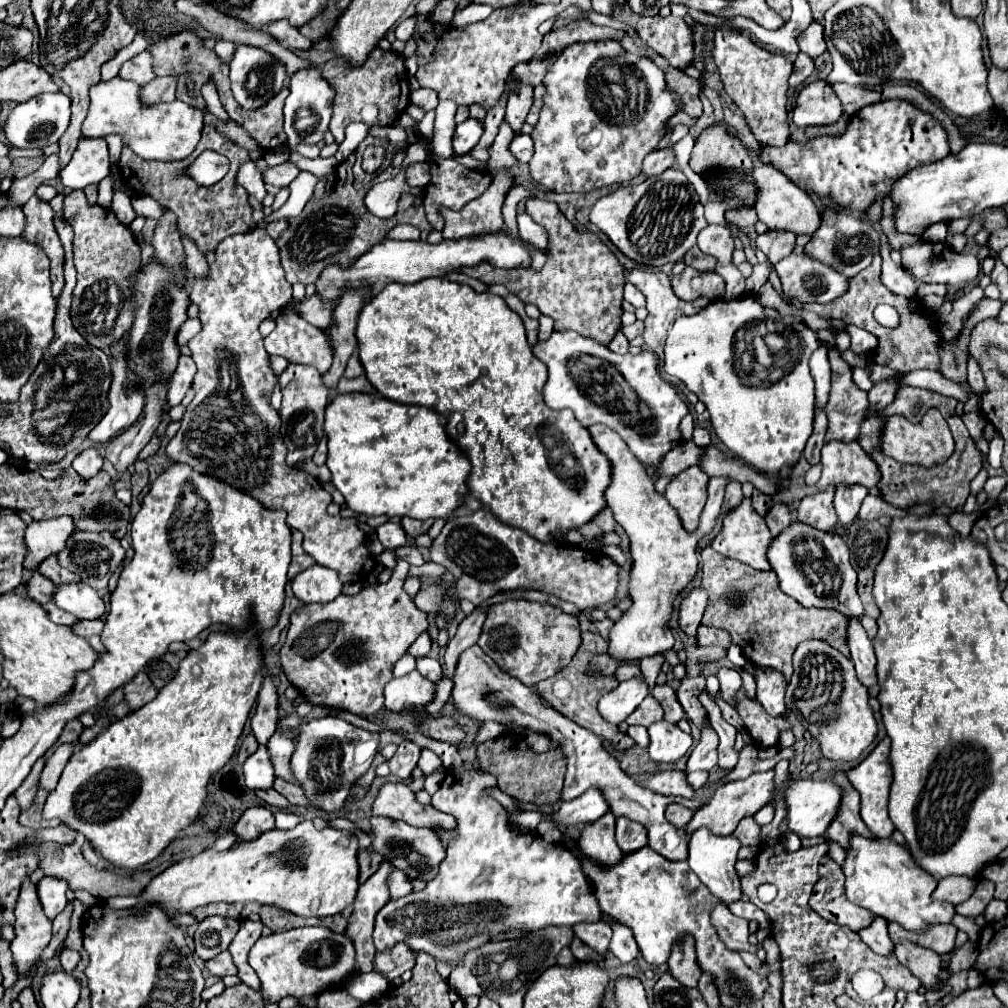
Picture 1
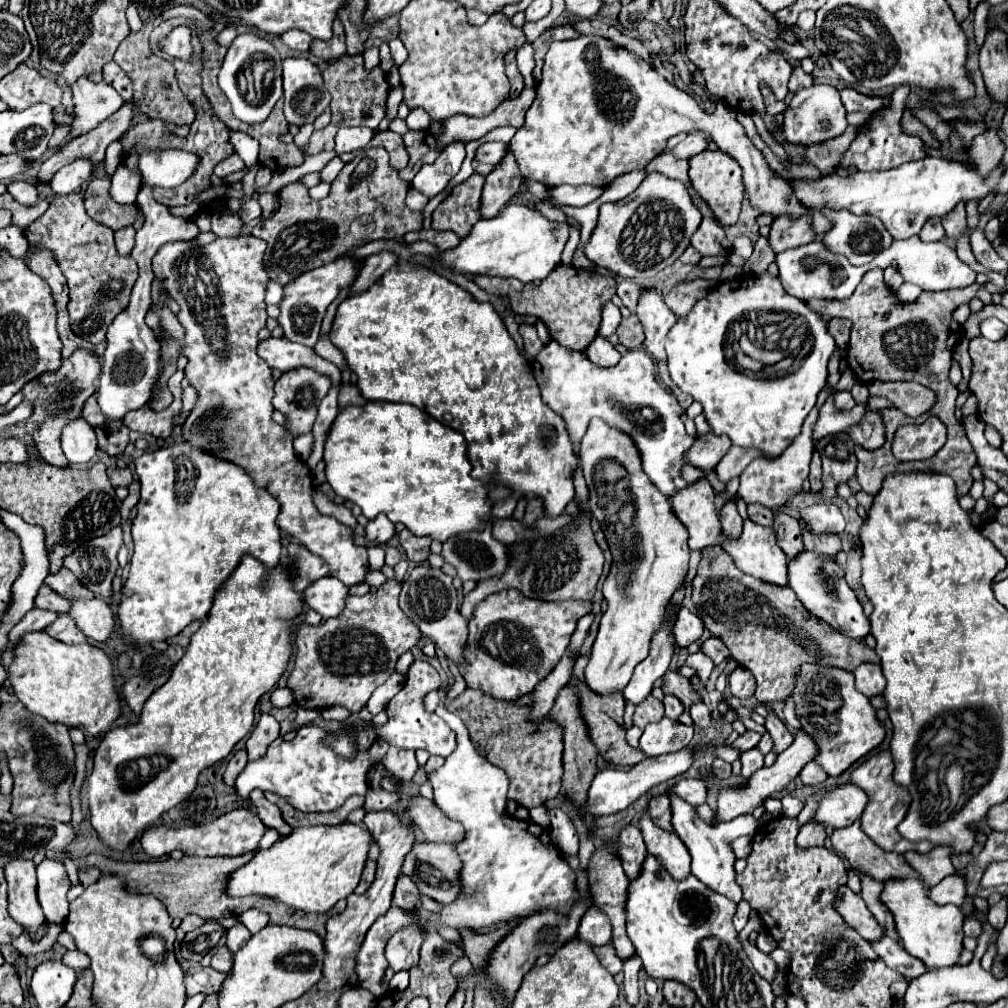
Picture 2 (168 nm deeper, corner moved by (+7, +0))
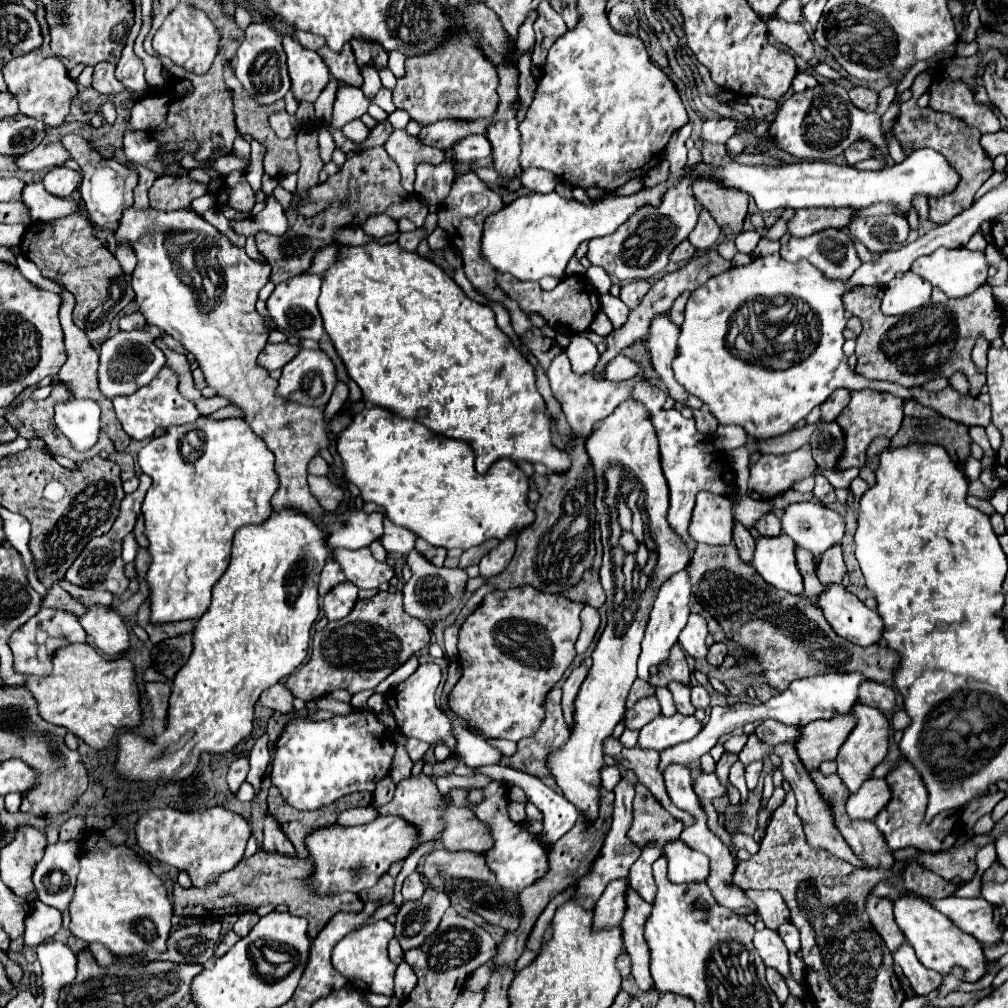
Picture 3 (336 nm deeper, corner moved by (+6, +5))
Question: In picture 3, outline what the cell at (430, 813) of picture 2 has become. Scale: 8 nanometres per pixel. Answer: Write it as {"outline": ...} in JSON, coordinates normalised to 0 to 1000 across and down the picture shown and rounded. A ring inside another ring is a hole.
{"outline":[[[445,796],[443,802],[439,804],[439,815],[441,821],[438,825],[438,835],[443,843],[447,845],[465,843],[479,847],[483,845],[483,841],[489,841],[487,825],[483,825],[483,821],[475,817],[473,810],[467,804],[455,802]]]}

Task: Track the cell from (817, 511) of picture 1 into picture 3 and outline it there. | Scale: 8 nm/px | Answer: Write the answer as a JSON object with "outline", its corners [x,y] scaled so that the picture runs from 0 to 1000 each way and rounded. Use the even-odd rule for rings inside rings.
{"outline":[[[826,542],[816,552],[811,554],[811,571],[816,581],[834,579],[838,569],[840,569],[840,563],[834,552],[834,542]]]}

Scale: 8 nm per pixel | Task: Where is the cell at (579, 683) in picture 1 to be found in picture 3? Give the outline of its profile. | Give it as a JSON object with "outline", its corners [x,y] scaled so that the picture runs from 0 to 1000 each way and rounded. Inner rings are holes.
{"outline":[[[602,732],[598,742],[600,742],[600,748],[606,750],[612,758],[628,764],[630,770],[634,772],[634,776],[646,784],[646,788],[658,798],[660,804],[664,804],[668,810],[672,810],[678,817],[686,817],[686,810],[682,810],[682,806],[670,802],[670,798],[666,798],[666,792],[662,790],[658,768],[654,766],[654,746],[638,744],[632,740],[618,742],[616,736],[610,732]]]}

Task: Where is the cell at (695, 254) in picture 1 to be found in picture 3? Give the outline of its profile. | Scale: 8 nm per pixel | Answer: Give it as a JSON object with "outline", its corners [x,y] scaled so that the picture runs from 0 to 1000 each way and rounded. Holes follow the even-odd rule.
{"outline":[[[678,238],[678,240],[666,250],[666,260],[684,258],[684,256],[688,256],[688,252],[689,252],[689,246],[686,244],[686,240],[684,240],[684,238]]]}

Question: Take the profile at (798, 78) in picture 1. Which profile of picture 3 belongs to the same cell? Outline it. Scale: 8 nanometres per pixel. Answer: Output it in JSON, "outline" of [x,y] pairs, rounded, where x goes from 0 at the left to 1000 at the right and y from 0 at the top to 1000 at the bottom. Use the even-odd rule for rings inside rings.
{"outline":[[[793,71],[789,75],[789,79],[787,79],[787,89],[789,91],[797,91],[797,89],[809,87],[809,85],[811,85],[811,79],[805,73],[801,73],[801,71]]]}

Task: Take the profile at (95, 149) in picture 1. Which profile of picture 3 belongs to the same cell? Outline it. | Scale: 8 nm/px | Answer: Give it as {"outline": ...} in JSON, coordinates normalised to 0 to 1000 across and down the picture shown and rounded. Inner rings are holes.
{"outline":[[[53,167],[45,173],[43,185],[49,192],[53,192],[57,196],[66,196],[78,185],[78,177],[80,177],[80,173],[70,167]]]}

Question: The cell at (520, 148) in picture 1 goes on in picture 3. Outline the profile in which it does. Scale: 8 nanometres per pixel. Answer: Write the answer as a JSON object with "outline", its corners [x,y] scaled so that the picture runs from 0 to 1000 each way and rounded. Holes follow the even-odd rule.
{"outline":[[[461,135],[459,139],[447,145],[445,157],[457,163],[457,161],[471,161],[485,153],[487,153],[487,143],[481,135]]]}

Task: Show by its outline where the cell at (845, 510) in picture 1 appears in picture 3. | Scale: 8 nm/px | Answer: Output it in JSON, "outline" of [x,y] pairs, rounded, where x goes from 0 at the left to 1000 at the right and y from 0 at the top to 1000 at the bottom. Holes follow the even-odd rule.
{"outline":[[[811,496],[783,500],[775,520],[789,542],[803,546],[807,552],[814,552],[824,542],[834,540],[838,526],[836,514]]]}

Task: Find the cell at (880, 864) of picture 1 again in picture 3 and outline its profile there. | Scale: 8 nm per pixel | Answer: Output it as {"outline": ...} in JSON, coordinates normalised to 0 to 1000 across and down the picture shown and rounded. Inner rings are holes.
{"outline":[[[900,887],[900,889],[892,891],[888,895],[888,913],[890,913],[892,921],[896,923],[898,931],[902,933],[902,937],[908,940],[910,950],[918,960],[928,962],[932,966],[939,966],[945,960],[953,960],[955,972],[963,974],[963,976],[971,974],[979,966],[979,950],[975,946],[975,938],[961,927],[953,925],[939,909],[930,905],[916,891],[912,891],[908,887]]]}

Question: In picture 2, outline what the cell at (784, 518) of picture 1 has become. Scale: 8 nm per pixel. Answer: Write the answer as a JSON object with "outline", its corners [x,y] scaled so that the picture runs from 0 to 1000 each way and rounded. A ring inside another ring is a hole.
{"outline":[[[770,507],[768,511],[768,529],[770,529],[770,537],[772,543],[786,555],[790,553],[798,541],[796,541],[796,529],[794,529],[794,519],[792,515],[780,511],[778,507]]]}

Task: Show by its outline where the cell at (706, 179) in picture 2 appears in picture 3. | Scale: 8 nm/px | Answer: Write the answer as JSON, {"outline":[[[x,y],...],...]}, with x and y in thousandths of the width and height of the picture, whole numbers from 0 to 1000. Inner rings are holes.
{"outline":[[[689,179],[688,194],[707,214],[717,232],[731,234],[737,228],[743,202],[741,192],[717,187],[707,179]]]}

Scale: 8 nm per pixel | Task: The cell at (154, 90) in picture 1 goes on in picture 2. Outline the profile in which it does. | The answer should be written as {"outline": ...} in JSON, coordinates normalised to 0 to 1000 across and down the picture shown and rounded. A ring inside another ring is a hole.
{"outline":[[[125,100],[111,116],[107,116],[105,120],[101,120],[95,128],[91,128],[89,132],[83,132],[83,134],[71,138],[69,142],[62,144],[50,158],[46,158],[40,164],[36,180],[38,182],[48,182],[58,168],[62,168],[63,164],[67,164],[73,158],[85,156],[91,162],[103,160],[105,146],[111,140],[117,140],[129,128],[135,108],[137,106],[135,106],[133,100]]]}

